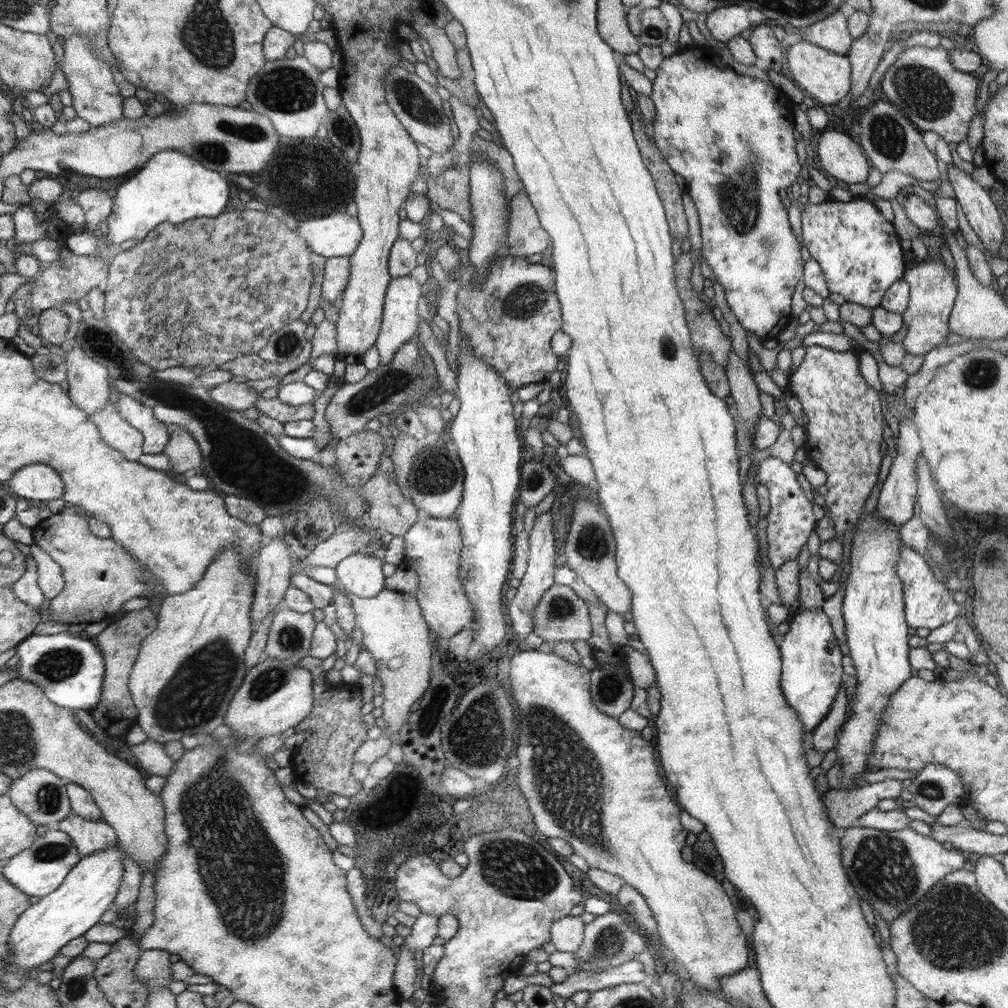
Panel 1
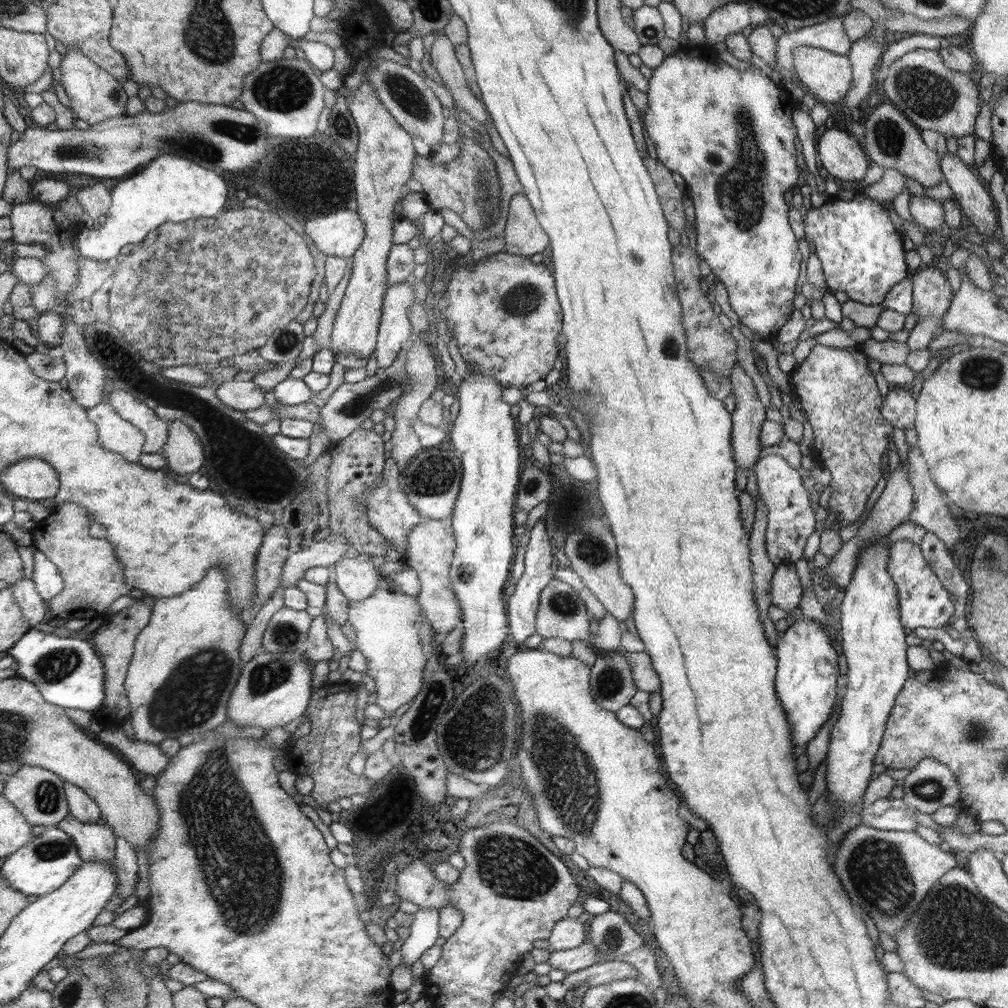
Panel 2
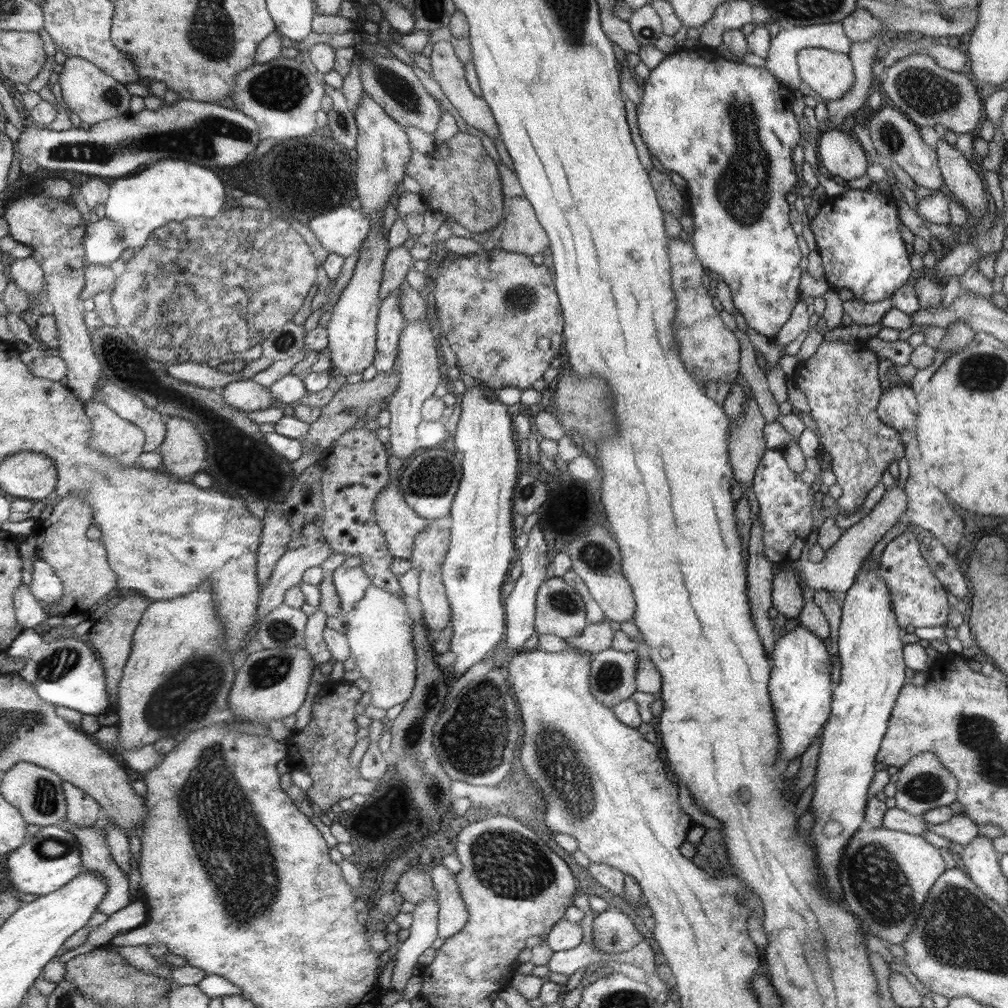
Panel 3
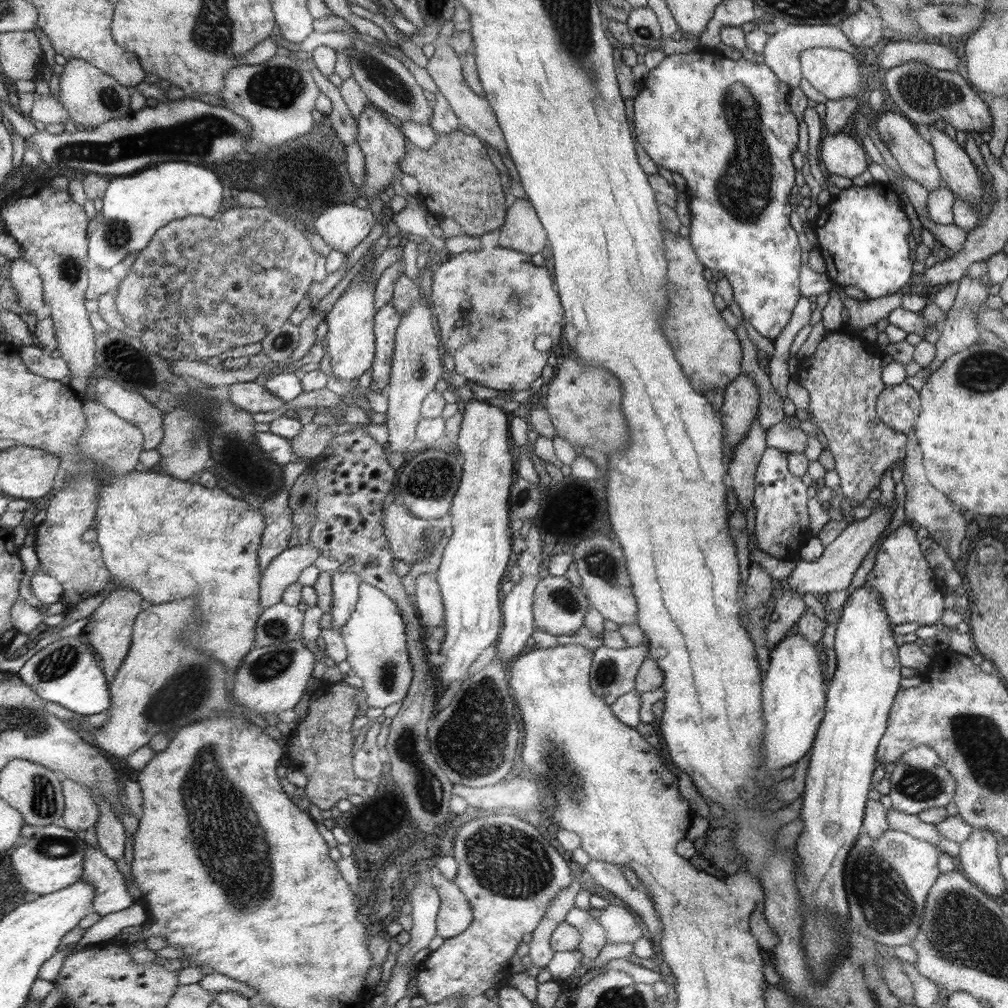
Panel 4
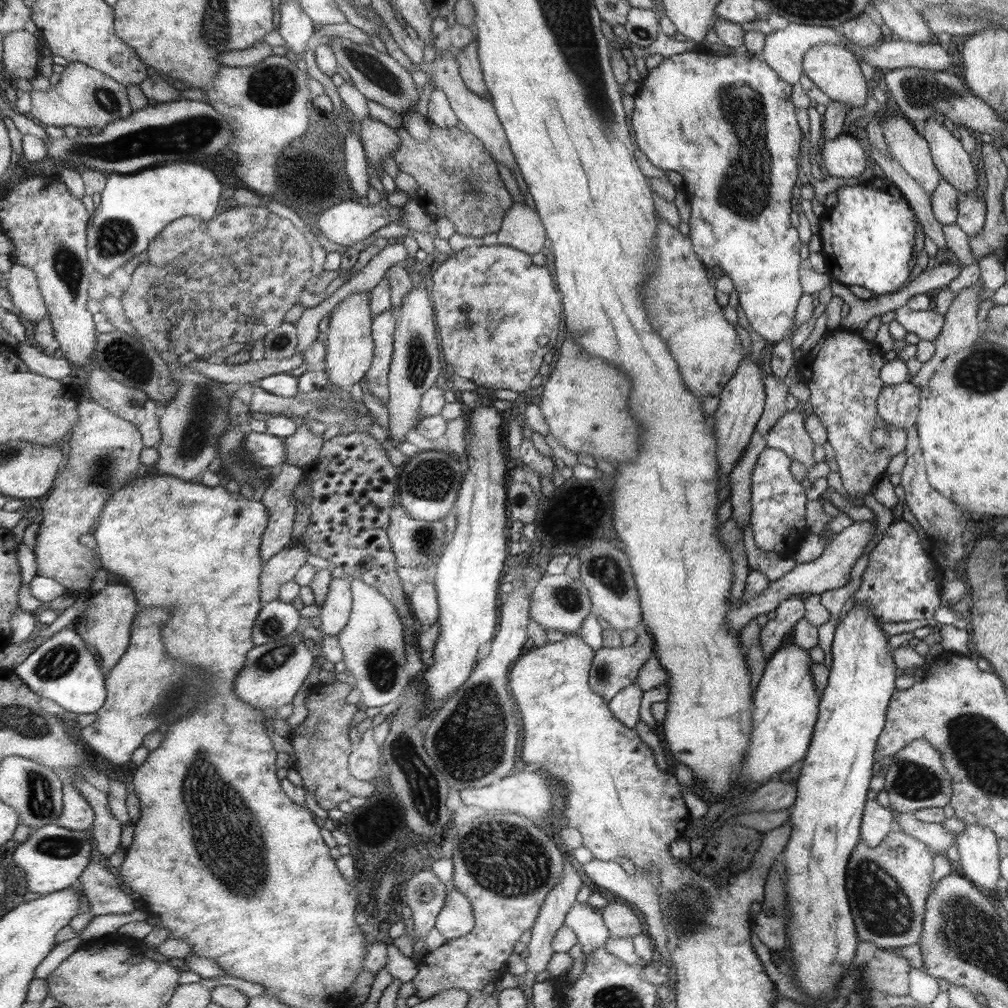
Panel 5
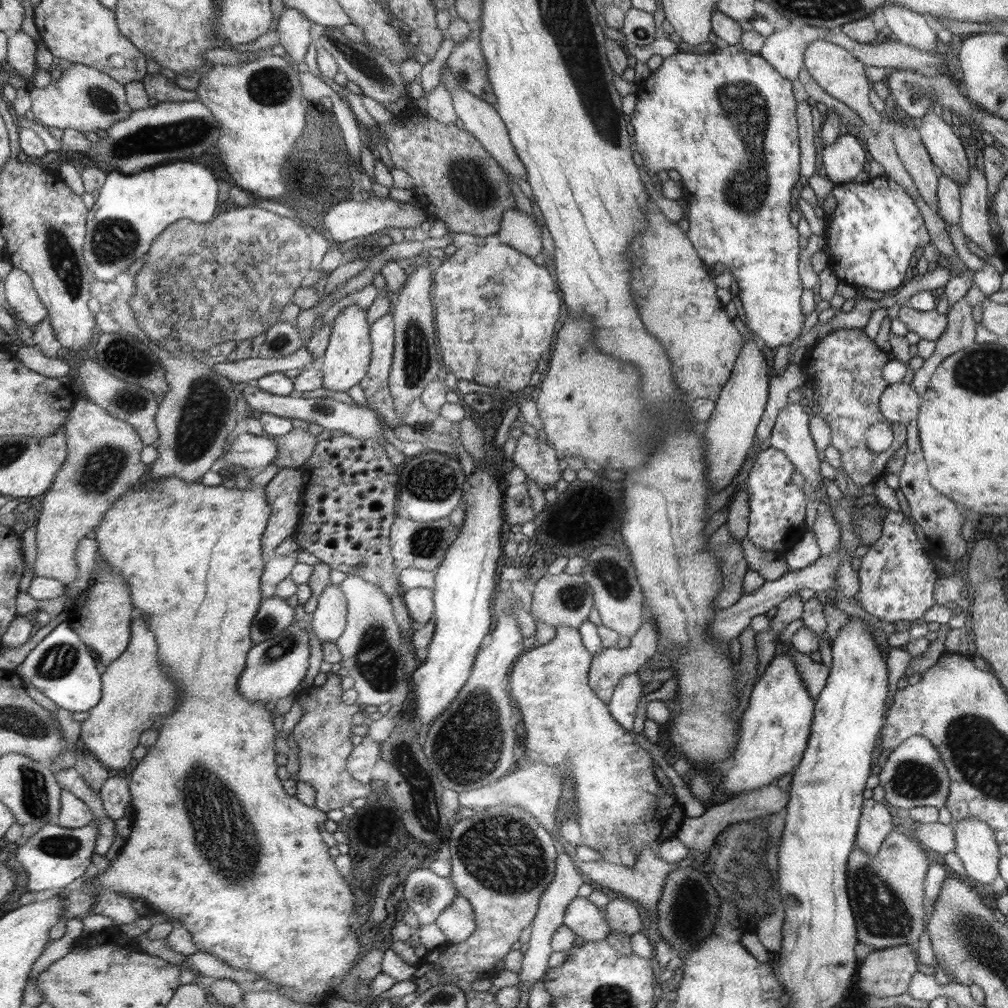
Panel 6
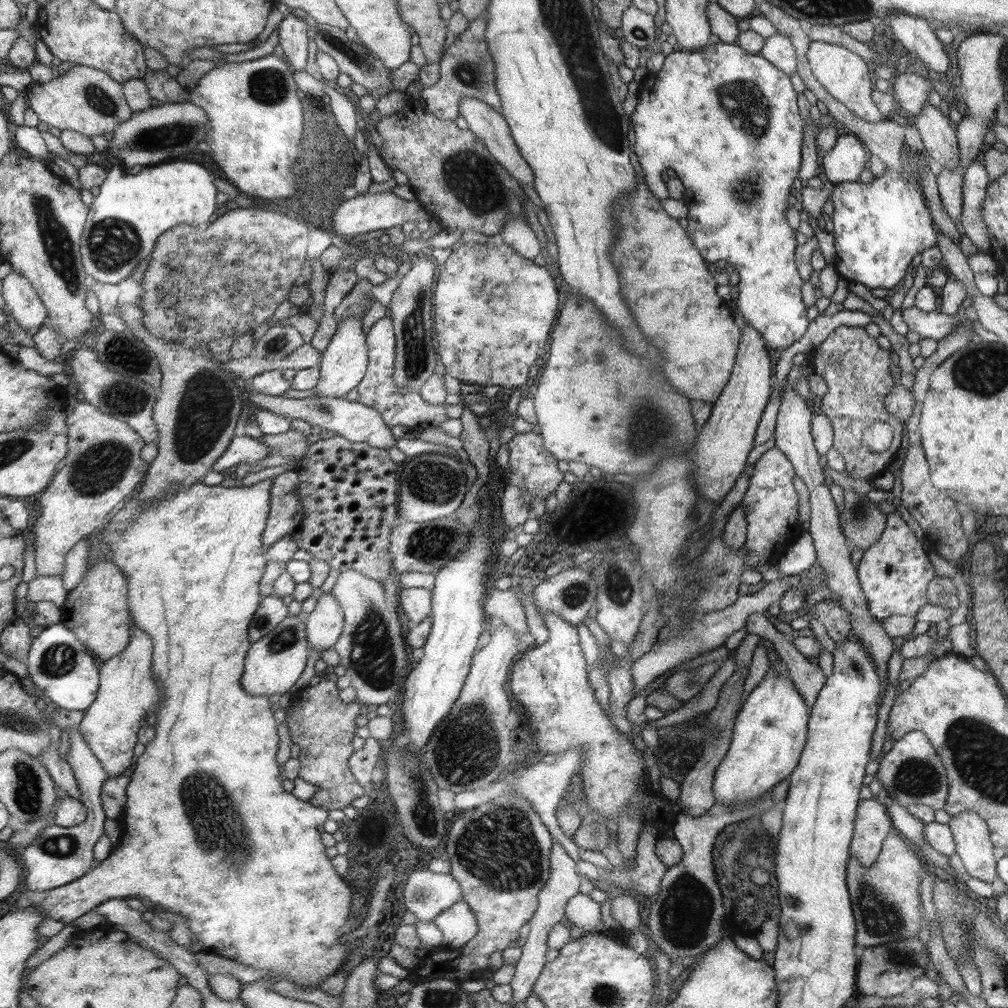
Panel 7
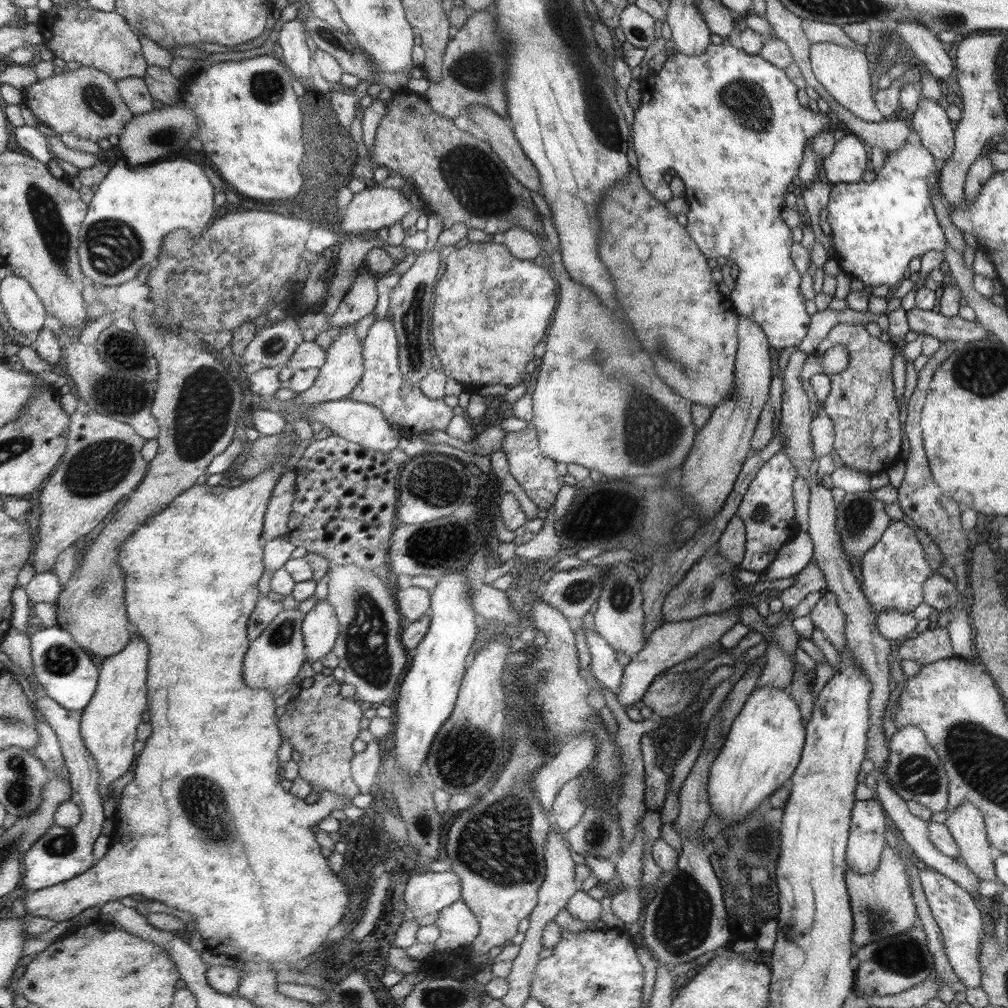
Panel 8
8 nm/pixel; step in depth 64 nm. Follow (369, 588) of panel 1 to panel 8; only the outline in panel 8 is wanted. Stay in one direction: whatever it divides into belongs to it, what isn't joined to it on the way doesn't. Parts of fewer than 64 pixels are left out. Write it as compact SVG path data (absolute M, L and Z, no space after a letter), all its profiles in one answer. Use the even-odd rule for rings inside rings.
M328 600L320 601L304 619L304 640L308 647L308 660L312 664L333 650L340 630L335 608Z

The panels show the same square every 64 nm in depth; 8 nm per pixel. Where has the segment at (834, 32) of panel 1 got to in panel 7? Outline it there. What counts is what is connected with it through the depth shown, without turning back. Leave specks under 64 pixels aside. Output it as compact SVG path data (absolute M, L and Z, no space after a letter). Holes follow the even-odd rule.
M776 33L768 37L759 55L767 58L789 76L797 72L797 54L788 35Z

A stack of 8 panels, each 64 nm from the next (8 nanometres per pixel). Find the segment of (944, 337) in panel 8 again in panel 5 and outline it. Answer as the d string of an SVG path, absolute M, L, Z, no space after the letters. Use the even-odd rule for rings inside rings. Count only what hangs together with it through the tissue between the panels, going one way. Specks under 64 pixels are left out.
M906 304L894 311L894 320L904 326L906 332L915 334L920 341L934 342L942 330L945 318L934 309L914 311Z

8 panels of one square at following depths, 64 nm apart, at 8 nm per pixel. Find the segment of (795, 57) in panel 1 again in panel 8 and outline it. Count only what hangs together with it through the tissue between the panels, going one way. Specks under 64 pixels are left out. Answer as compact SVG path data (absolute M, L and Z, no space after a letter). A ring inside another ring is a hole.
M832 43L811 44L809 59L811 69L818 82L838 102L853 112L858 118L868 122L888 120L872 99L872 78L870 75L871 62L861 47L844 48Z

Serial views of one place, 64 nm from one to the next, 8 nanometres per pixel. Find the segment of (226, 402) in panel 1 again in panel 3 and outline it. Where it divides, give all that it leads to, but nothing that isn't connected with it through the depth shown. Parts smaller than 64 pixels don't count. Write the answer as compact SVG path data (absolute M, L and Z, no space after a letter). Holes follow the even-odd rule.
M252 379L229 382L223 387L222 396L228 404L232 405L232 408L246 413L264 410L272 405L269 389Z

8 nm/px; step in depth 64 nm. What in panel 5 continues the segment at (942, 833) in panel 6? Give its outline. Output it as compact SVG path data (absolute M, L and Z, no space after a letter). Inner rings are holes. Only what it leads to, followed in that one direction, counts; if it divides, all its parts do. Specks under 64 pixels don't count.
M913 813L896 814L894 818L895 829L908 832L913 837L921 840L929 847L935 848L938 852L945 854L946 850L956 842L956 836L950 834L943 827L942 822L925 823L917 819Z

